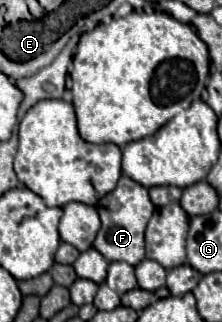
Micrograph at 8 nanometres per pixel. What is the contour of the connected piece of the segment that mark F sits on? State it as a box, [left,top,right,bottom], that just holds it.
[94,175,154,265]

